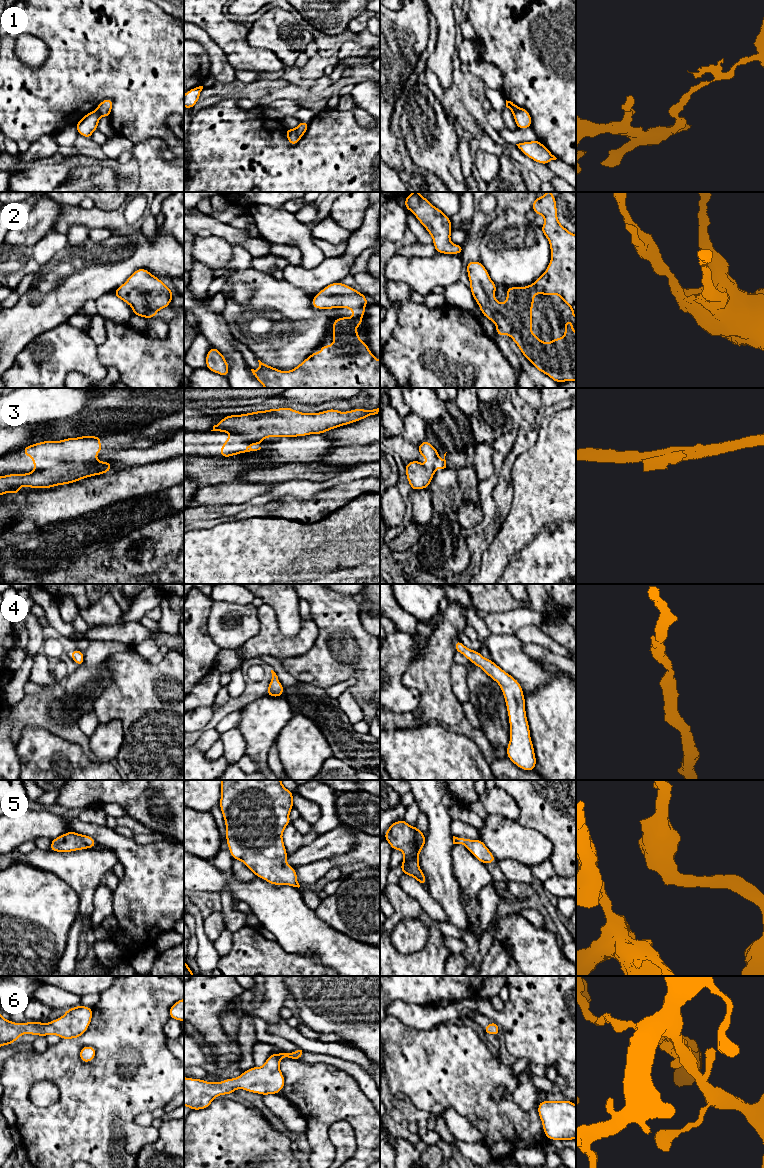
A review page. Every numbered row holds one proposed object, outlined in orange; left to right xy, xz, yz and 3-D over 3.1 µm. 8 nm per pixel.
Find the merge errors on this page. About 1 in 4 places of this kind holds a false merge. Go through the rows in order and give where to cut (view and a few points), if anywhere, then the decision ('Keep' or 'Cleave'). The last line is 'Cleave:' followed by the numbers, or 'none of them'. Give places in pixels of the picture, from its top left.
1: Split along xz (294, 129), (300, 137). Cleave
2: No split. Keep
3: Split along xy (95, 460), (85, 464), (59, 463), (52, 467), (32, 472). Cleave
4: No split. Keep
5: No split. Keep
6: No split. Keep
Cleave: 1, 3

